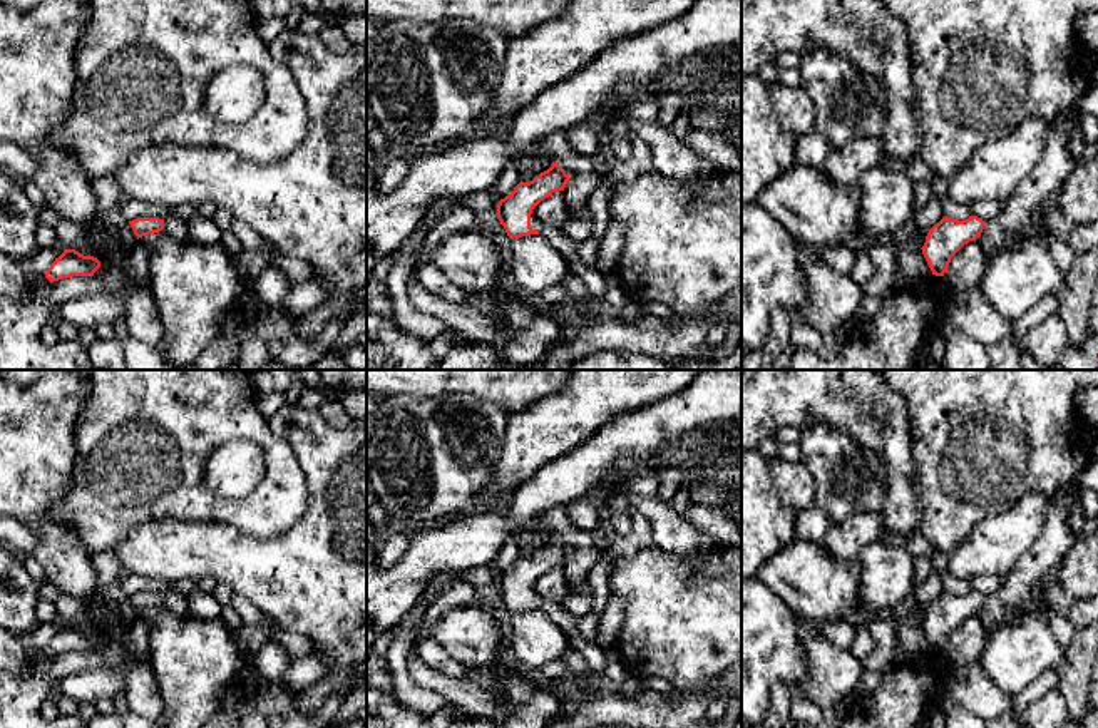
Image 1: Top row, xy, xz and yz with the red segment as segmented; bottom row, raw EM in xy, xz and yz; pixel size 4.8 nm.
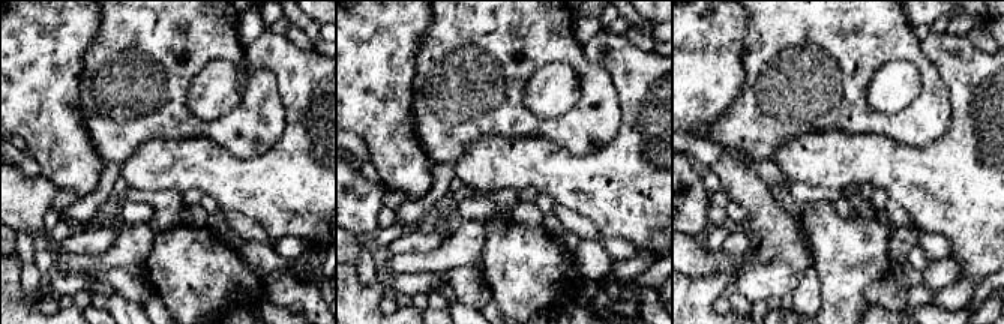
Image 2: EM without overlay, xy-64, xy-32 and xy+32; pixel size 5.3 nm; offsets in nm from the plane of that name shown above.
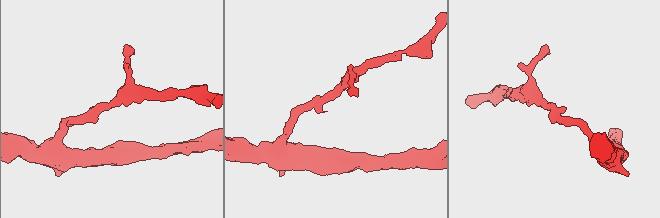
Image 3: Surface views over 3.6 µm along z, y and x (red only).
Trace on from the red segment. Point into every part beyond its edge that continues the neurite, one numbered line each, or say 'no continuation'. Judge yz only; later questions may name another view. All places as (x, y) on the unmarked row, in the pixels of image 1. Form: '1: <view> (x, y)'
no continuation

